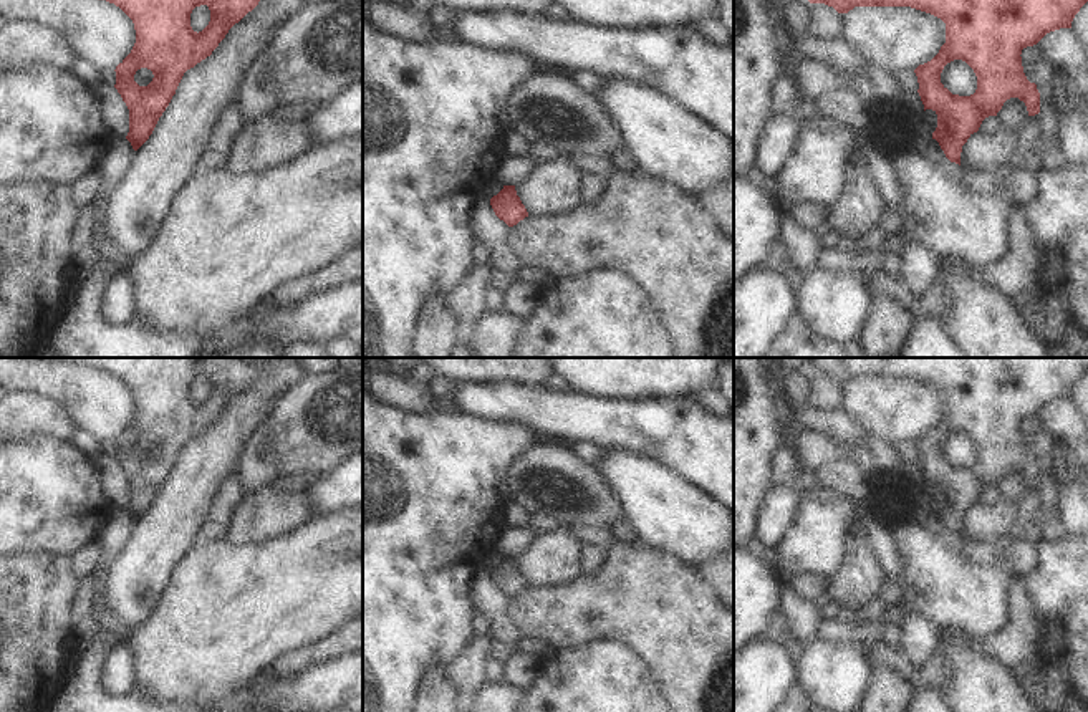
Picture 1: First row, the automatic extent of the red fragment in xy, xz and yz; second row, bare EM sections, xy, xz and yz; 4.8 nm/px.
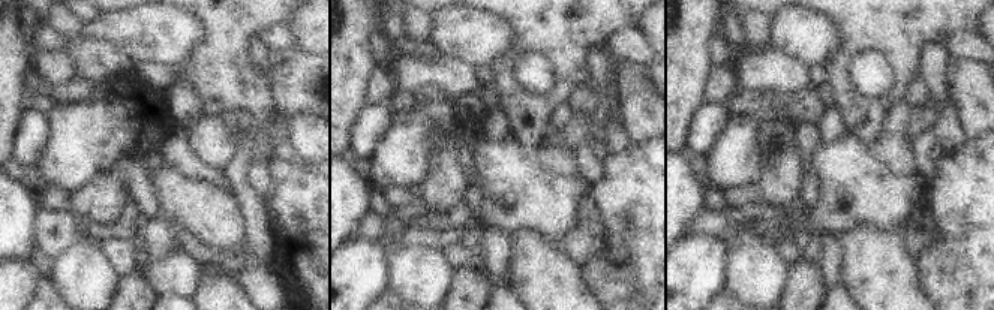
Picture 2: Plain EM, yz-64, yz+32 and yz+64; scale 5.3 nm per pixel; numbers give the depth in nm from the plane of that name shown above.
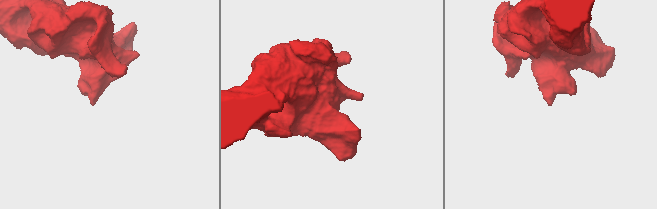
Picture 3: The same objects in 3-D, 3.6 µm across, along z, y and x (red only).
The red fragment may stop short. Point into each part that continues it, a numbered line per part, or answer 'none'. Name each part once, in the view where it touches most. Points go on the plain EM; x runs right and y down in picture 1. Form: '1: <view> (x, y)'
none

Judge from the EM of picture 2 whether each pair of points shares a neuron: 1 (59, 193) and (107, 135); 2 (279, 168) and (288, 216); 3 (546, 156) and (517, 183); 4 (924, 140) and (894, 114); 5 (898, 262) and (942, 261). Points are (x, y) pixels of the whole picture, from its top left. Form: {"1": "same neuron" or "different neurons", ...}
{"1": "different neurons", "2": "same neuron", "3": "different neurons", "4": "different neurons", "5": "different neurons"}

